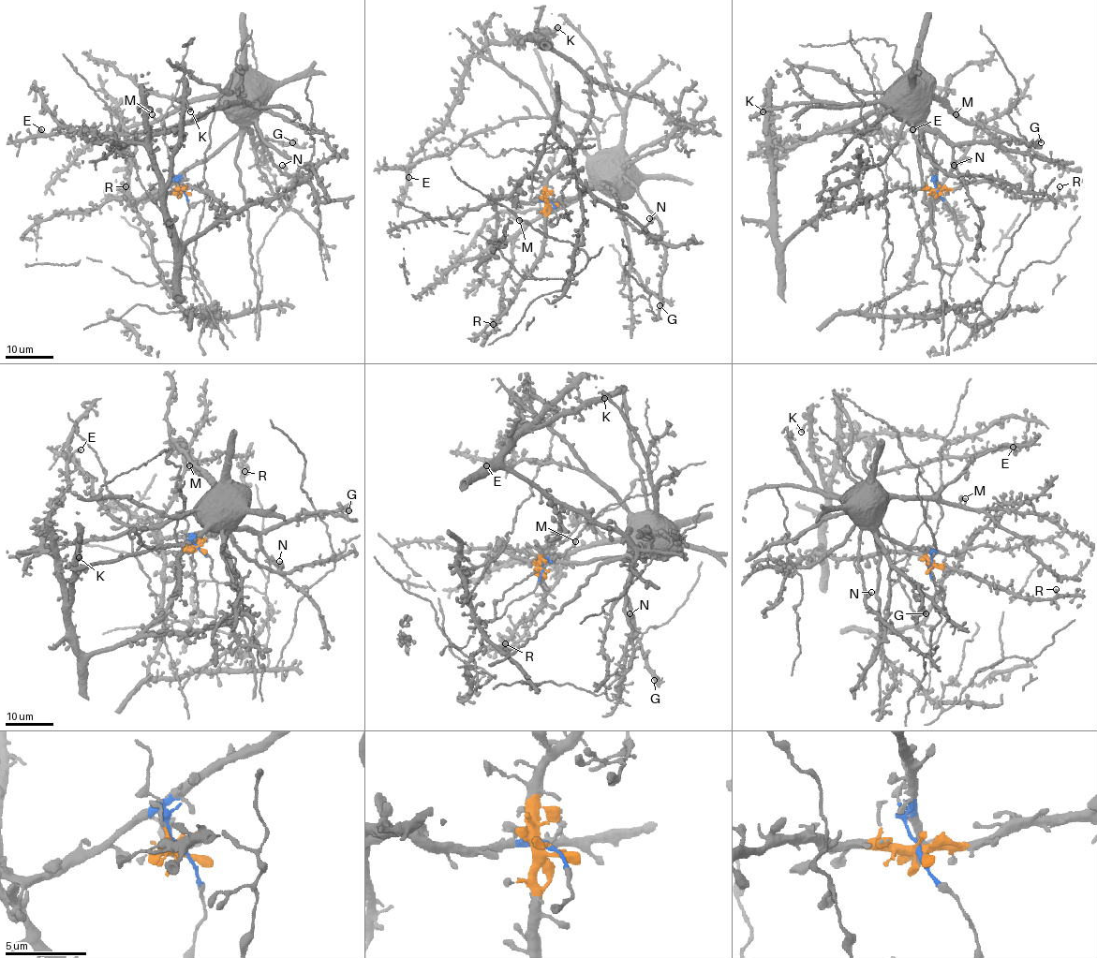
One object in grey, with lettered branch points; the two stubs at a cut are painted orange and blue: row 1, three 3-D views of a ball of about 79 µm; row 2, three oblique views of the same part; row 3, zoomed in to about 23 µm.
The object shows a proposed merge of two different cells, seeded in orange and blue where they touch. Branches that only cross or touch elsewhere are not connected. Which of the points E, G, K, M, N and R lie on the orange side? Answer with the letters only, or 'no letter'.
K, R

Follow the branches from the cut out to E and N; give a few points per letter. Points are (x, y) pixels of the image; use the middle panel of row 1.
E: (548, 201), (607, 184), (583, 146), (550, 119), (507, 120), (469, 133), (447, 154), (415, 162), (408, 177)
N: (548, 201), (546, 198), (574, 198), (587, 190), (625, 177), (650, 211), (652, 215), (648, 219)

